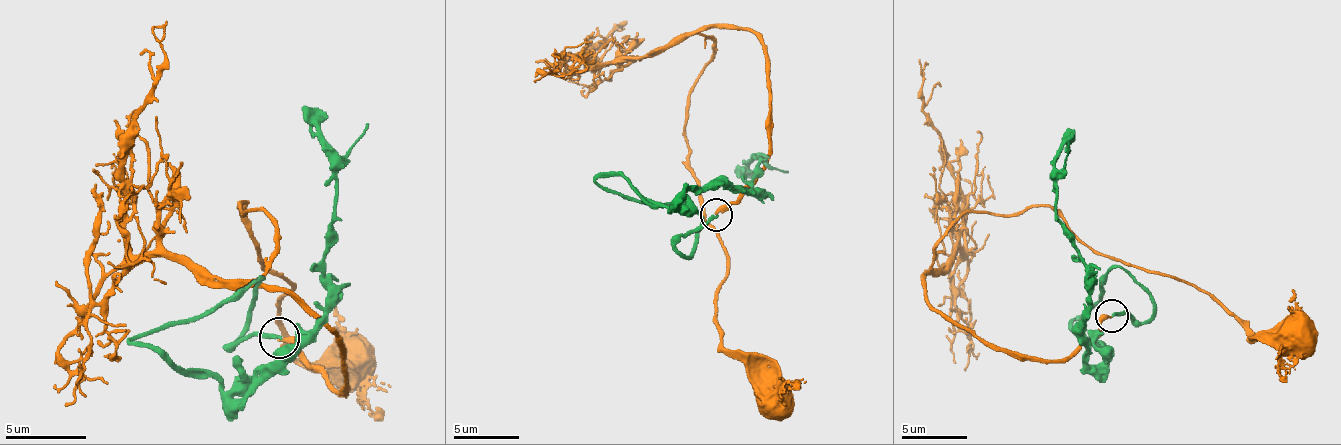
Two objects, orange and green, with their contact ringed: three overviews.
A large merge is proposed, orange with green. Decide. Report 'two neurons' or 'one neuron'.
one neuron

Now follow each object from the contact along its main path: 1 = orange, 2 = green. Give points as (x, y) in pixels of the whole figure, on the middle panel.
1: (715, 214), (771, 149), (767, 57), (741, 28), (702, 34), (689, 172), (725, 253), (722, 345), (800, 390)
2: (715, 214), (686, 256), (686, 207), (598, 181), (624, 175), (666, 211), (751, 191), (761, 158), (735, 172)

